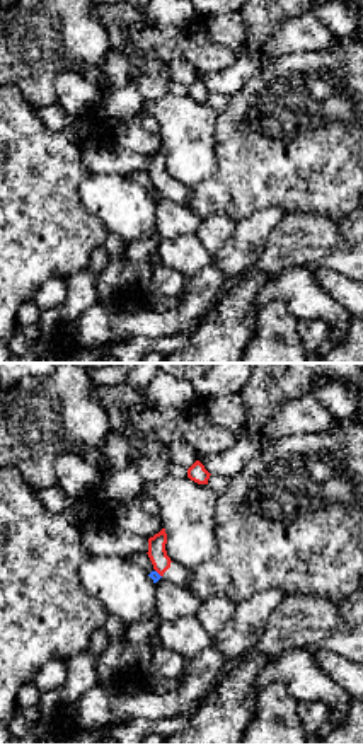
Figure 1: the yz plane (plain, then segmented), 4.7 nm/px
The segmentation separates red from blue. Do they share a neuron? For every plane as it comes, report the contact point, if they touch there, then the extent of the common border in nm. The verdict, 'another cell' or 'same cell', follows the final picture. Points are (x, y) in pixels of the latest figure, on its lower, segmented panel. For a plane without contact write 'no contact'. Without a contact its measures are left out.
meets red at (157, 571); contact 50 nm long

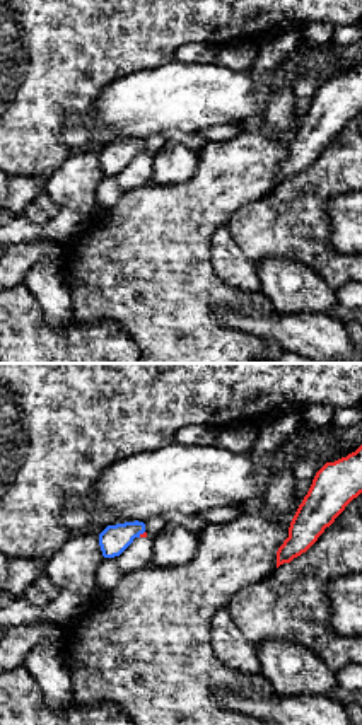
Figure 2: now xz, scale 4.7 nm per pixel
meets red at (140, 534); contact 40 nm long

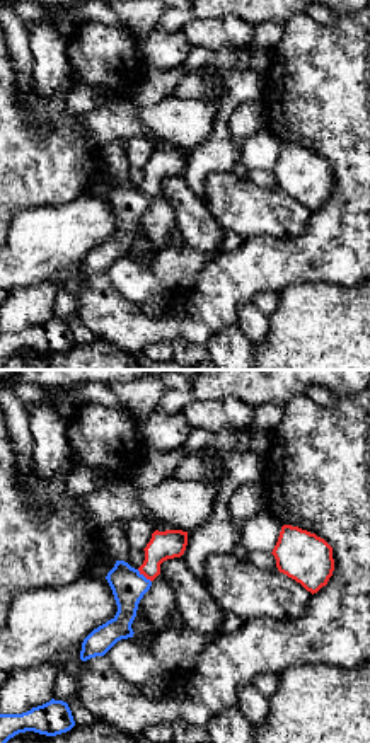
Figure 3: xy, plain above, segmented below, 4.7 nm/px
meets red at (144, 575); contact 90 nm long

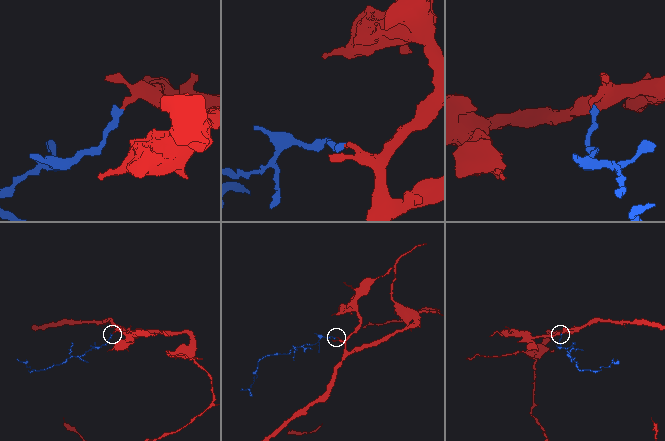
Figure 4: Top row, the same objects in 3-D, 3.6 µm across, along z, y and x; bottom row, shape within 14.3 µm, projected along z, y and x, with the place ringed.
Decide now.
another cell

